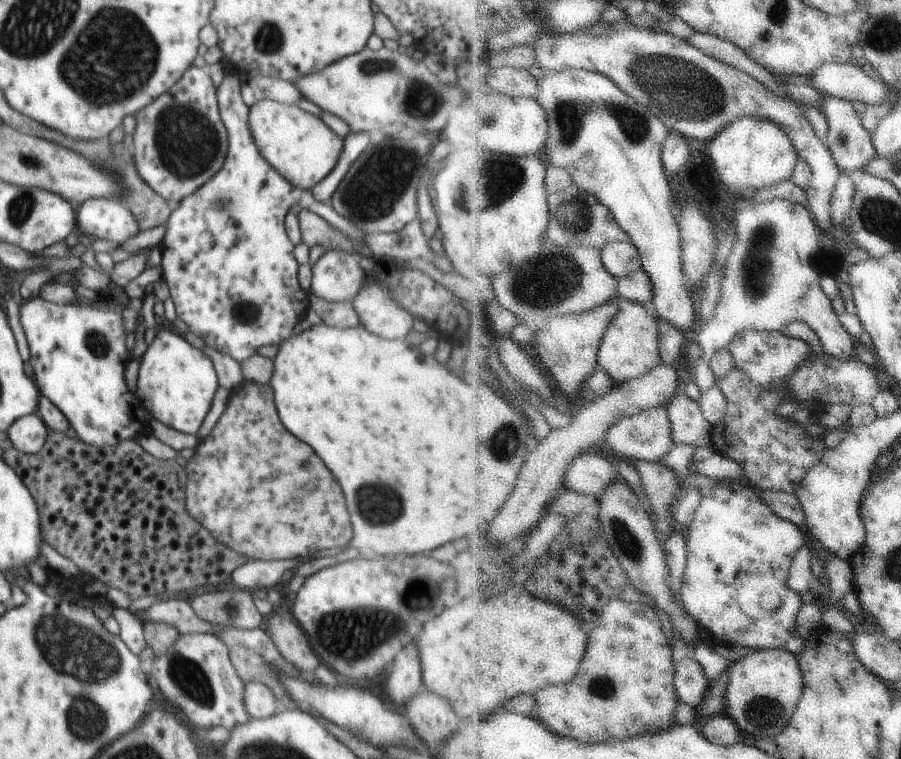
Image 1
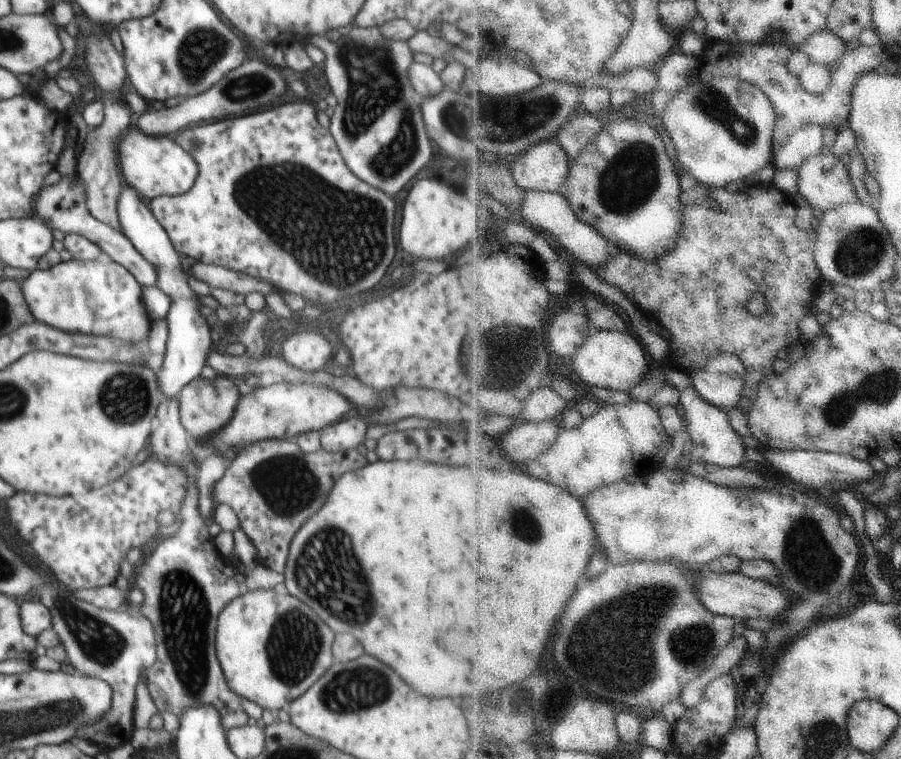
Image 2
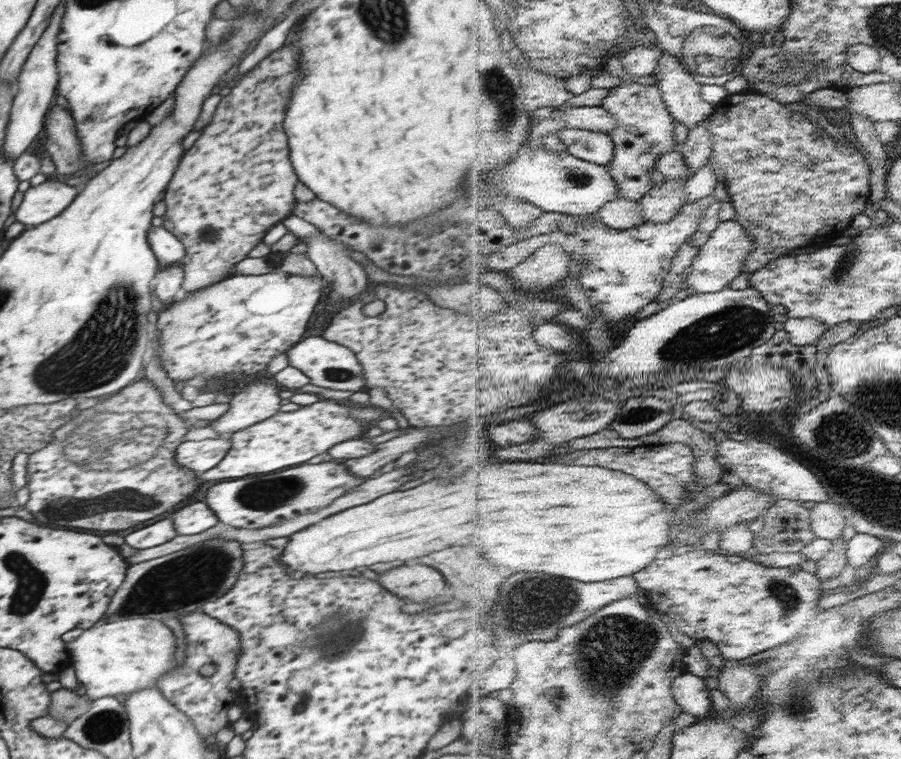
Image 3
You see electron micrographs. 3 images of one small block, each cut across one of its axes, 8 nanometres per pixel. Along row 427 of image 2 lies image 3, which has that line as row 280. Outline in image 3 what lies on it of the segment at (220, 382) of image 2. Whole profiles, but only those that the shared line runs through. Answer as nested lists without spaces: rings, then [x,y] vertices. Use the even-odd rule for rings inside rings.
[[[294,30],[284,46],[261,60],[239,82],[231,85],[230,93],[222,97],[210,124],[202,128],[204,132],[195,141],[196,144],[184,152],[170,180],[164,196],[166,212],[162,216],[162,226],[184,245],[185,256],[181,261],[184,270],[183,293],[196,292],[232,277],[234,266],[248,258],[252,248],[262,243],[262,236],[266,236],[268,228],[282,222],[296,207],[294,188],[298,180],[290,162],[288,138],[284,130],[286,103],[290,99],[290,89],[298,83],[300,74],[295,33],[297,31]]]

